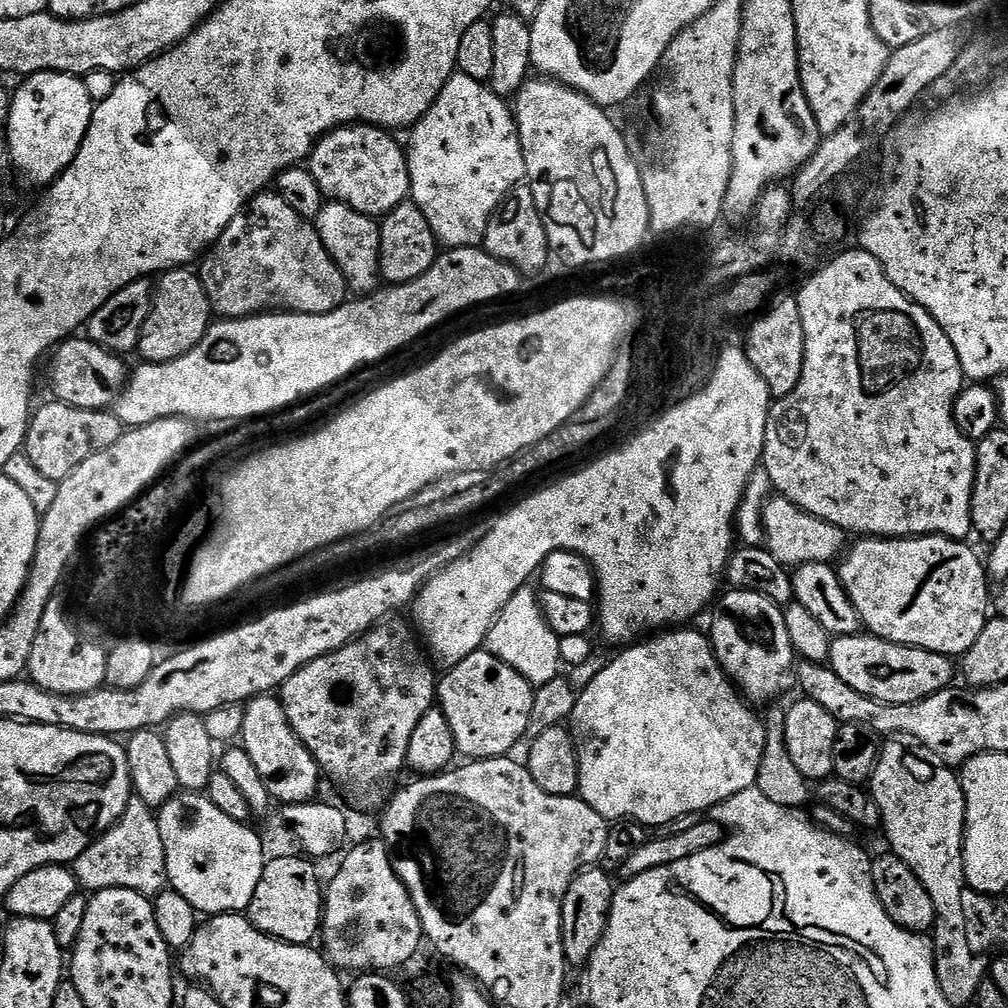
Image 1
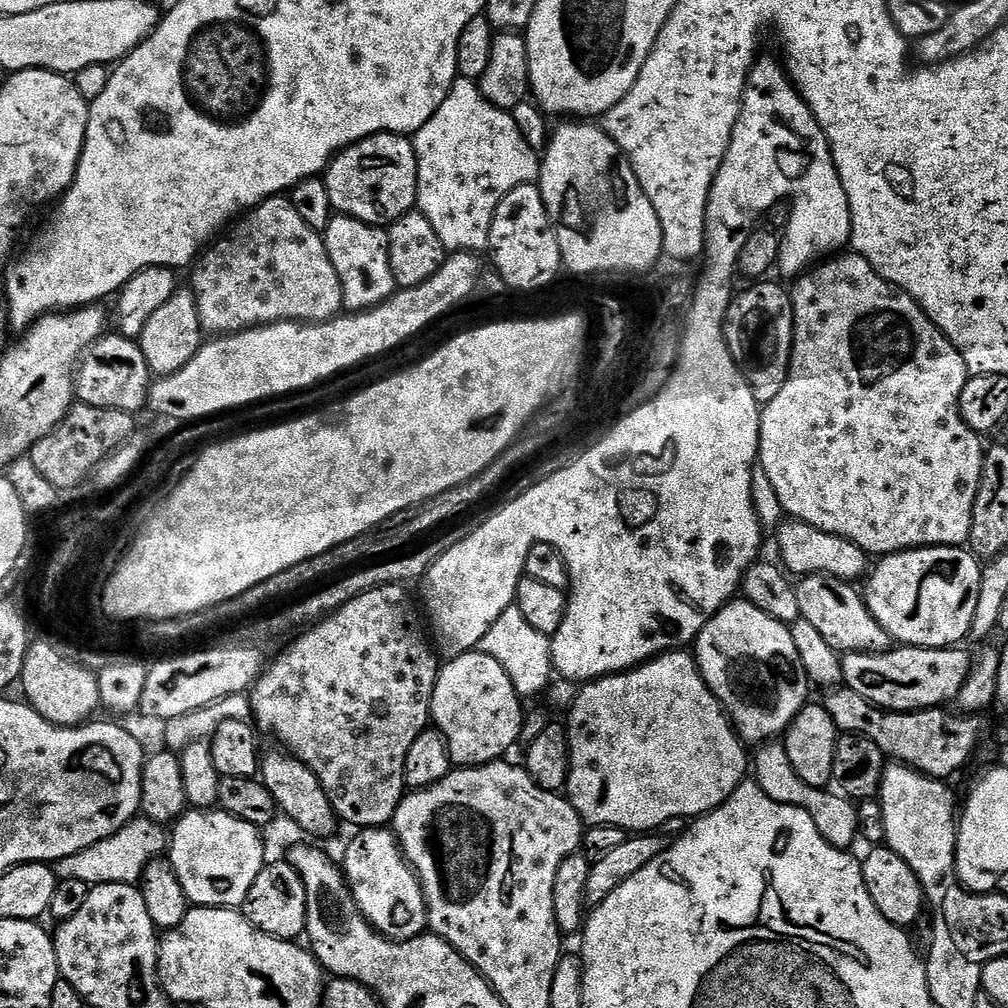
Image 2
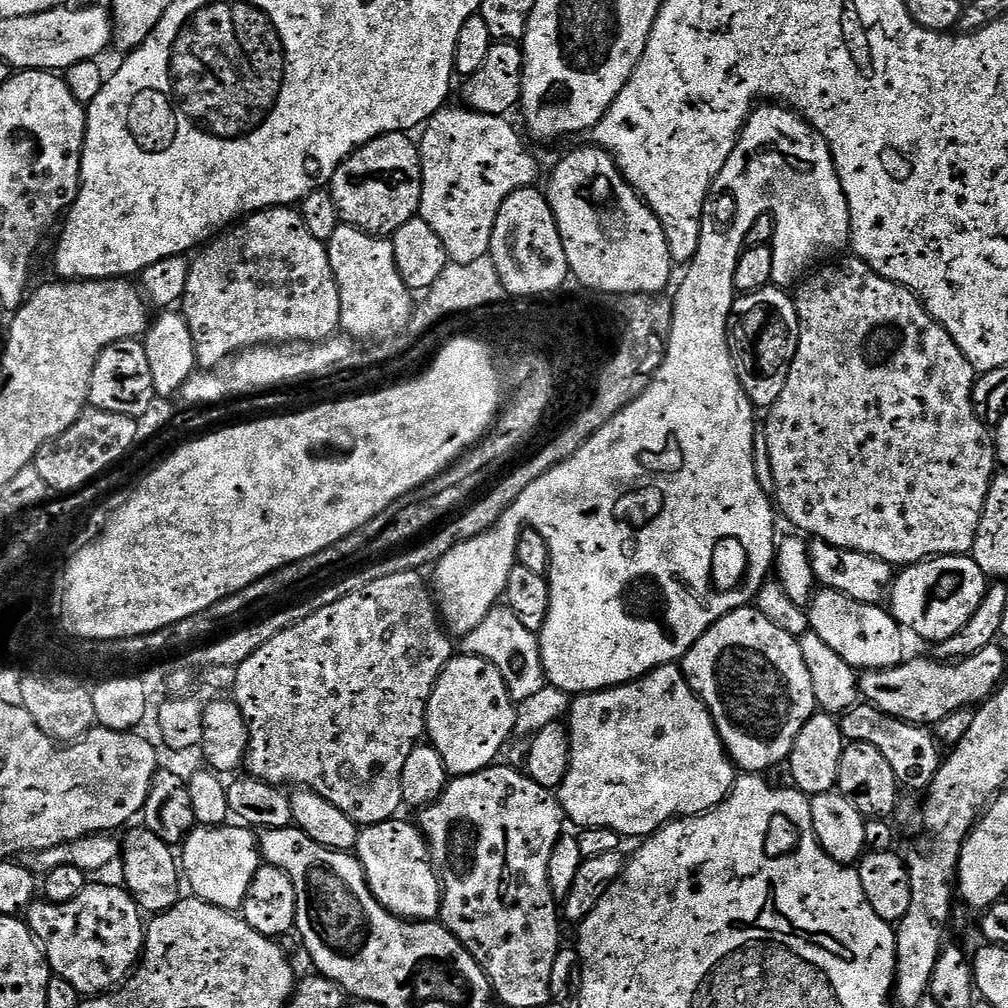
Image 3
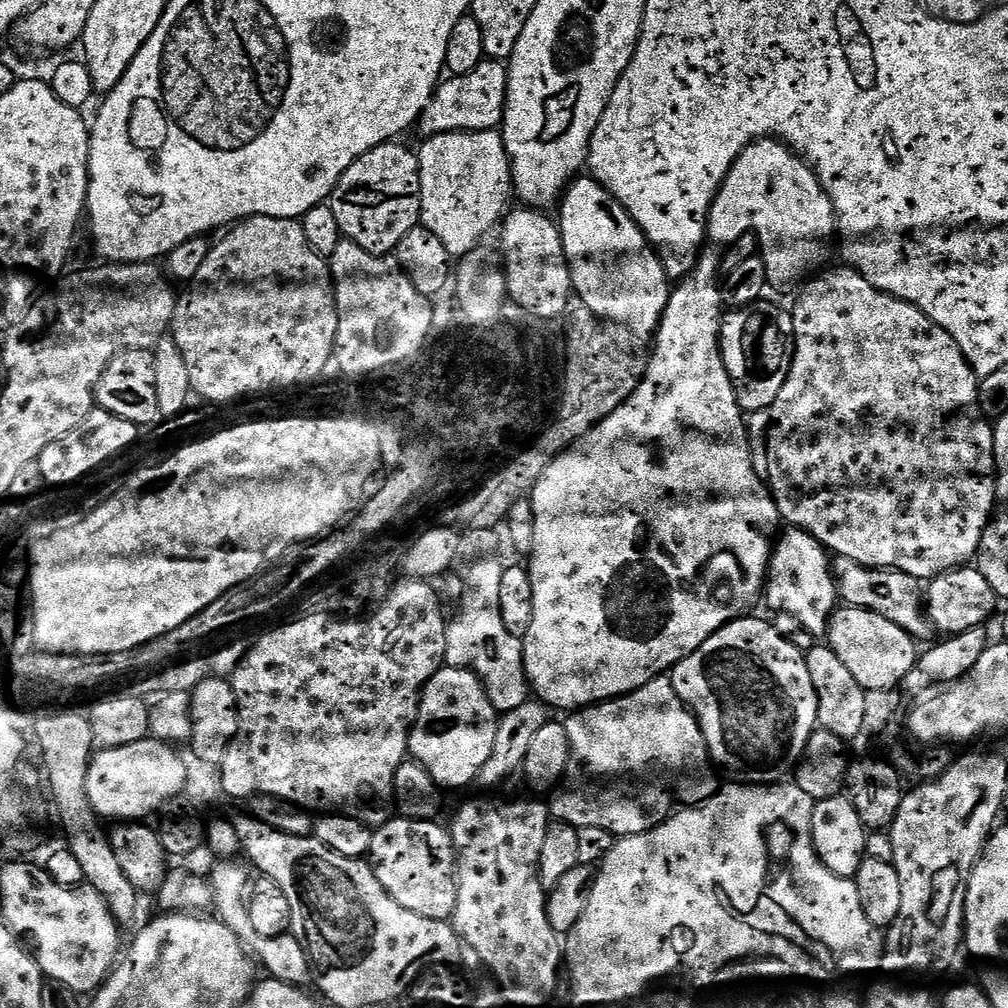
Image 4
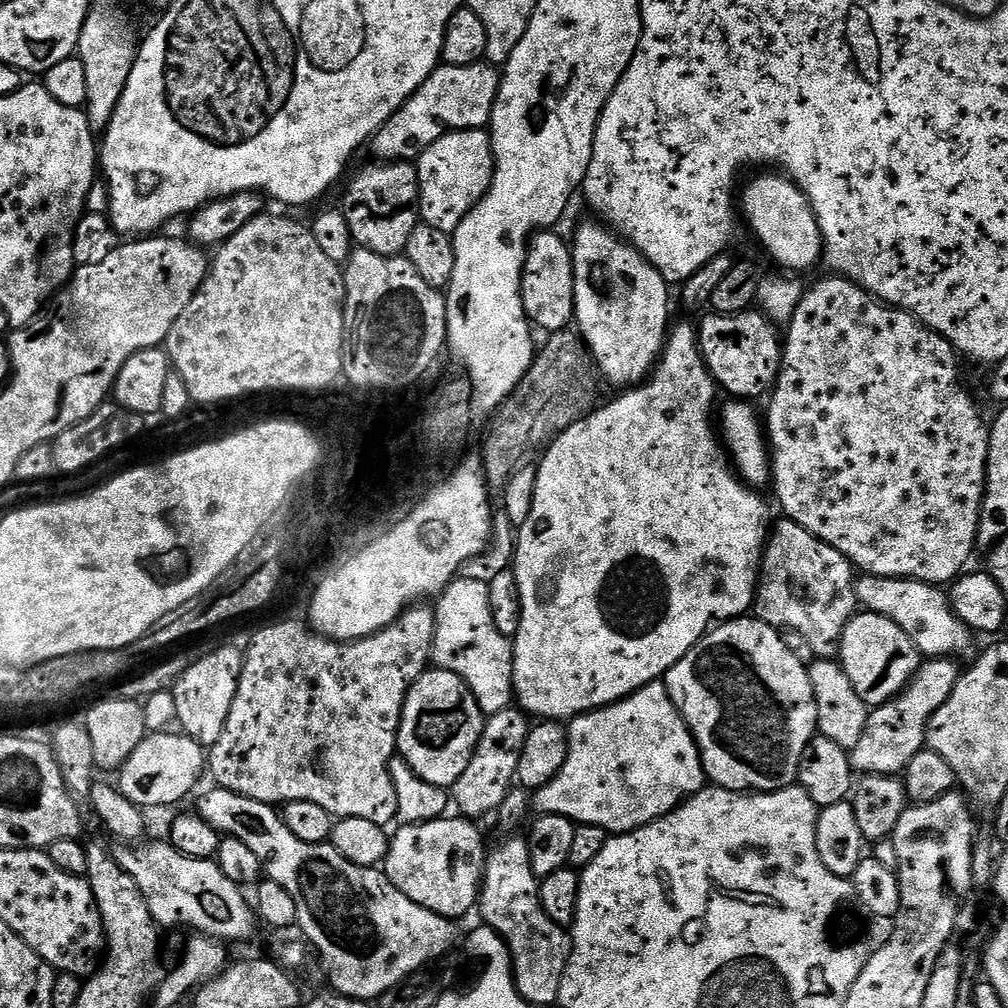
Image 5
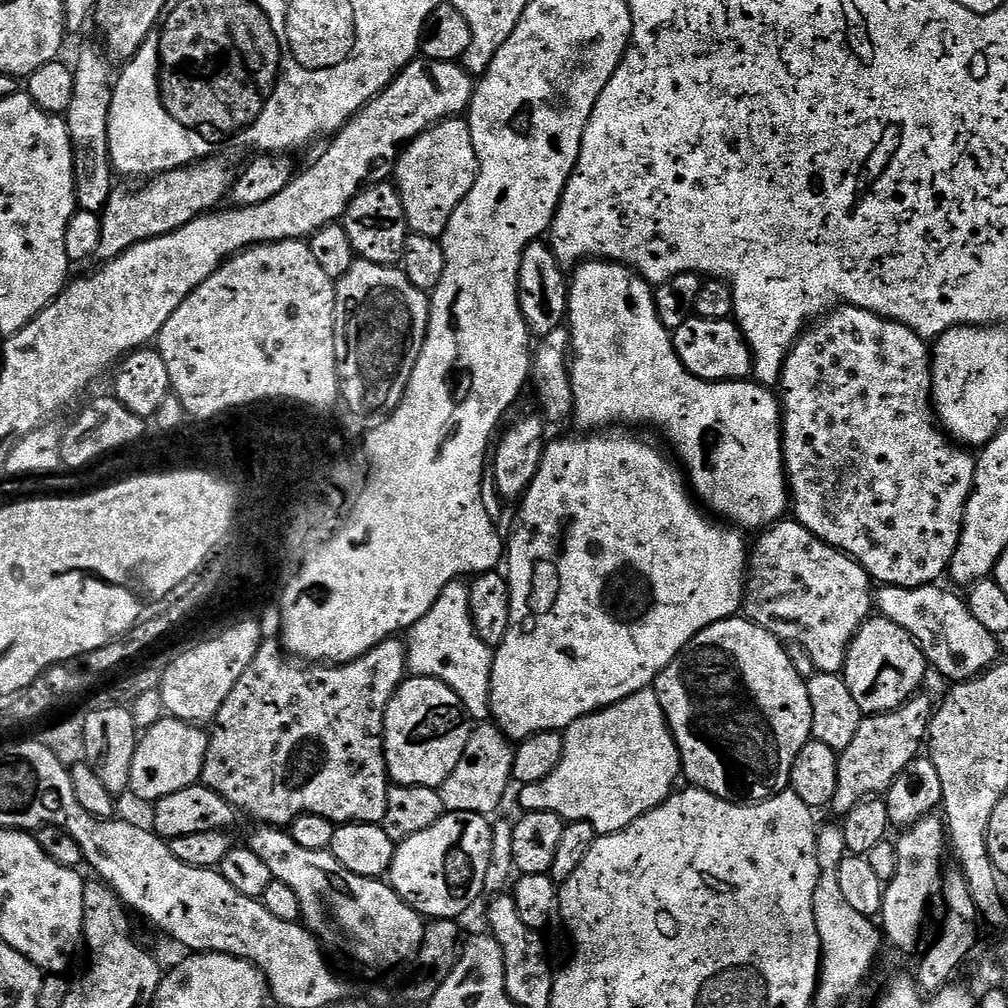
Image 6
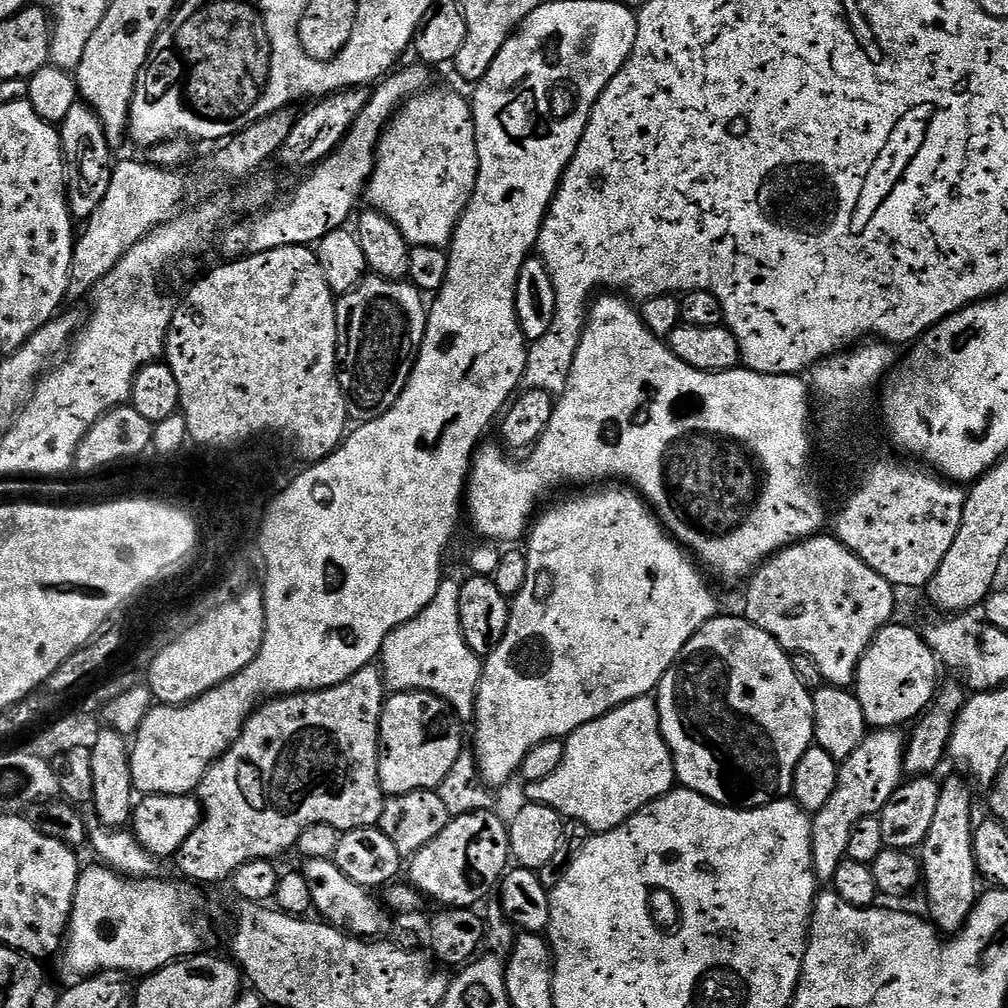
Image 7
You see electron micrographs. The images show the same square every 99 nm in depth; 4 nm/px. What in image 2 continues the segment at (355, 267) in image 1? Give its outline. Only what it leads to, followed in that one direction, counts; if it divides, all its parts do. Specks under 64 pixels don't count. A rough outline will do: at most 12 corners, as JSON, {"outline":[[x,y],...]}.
{"outline":[[336,214],[322,235],[344,308],[394,295],[388,233]]}

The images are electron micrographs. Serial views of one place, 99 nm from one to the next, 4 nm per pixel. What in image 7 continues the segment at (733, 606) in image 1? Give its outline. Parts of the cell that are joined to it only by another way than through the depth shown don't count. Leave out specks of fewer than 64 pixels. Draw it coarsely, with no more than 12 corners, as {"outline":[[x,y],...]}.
{"outline":[[743,615],[654,693],[676,779],[728,808],[792,796],[813,693]]}

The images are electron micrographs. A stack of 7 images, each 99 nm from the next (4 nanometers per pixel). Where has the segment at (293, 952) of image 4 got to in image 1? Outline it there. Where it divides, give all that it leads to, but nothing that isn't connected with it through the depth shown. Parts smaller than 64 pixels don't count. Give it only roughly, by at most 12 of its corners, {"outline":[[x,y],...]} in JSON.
{"outline":[[207,795],[160,807],[167,881],[197,913],[247,911],[261,833]]}

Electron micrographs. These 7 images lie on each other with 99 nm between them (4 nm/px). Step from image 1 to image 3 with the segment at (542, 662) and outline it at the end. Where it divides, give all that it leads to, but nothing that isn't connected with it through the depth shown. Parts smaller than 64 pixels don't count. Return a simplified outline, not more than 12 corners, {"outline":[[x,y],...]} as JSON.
{"outline":[[492,608],[463,655],[498,666],[513,701],[546,685],[537,633]]}

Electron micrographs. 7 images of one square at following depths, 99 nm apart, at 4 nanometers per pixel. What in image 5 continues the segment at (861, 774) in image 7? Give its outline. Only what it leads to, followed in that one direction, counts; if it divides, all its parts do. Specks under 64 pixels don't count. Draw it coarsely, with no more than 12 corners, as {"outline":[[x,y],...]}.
{"outline":[[928,658],[908,687],[869,711],[852,767],[903,773],[962,668]]}

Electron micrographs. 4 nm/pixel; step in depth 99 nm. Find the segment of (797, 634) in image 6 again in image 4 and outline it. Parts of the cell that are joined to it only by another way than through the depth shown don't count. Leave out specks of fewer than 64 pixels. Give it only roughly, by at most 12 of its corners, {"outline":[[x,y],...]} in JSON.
{"outline":[[783,530],[762,593],[823,637],[838,607],[833,561],[809,532]]}

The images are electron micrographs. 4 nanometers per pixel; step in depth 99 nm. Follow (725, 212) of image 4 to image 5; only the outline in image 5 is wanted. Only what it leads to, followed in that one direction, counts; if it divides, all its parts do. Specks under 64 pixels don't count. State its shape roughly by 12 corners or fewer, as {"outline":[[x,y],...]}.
{"outline":[[784,174],[744,188],[743,213],[765,252],[792,274],[824,239],[814,210]]}

